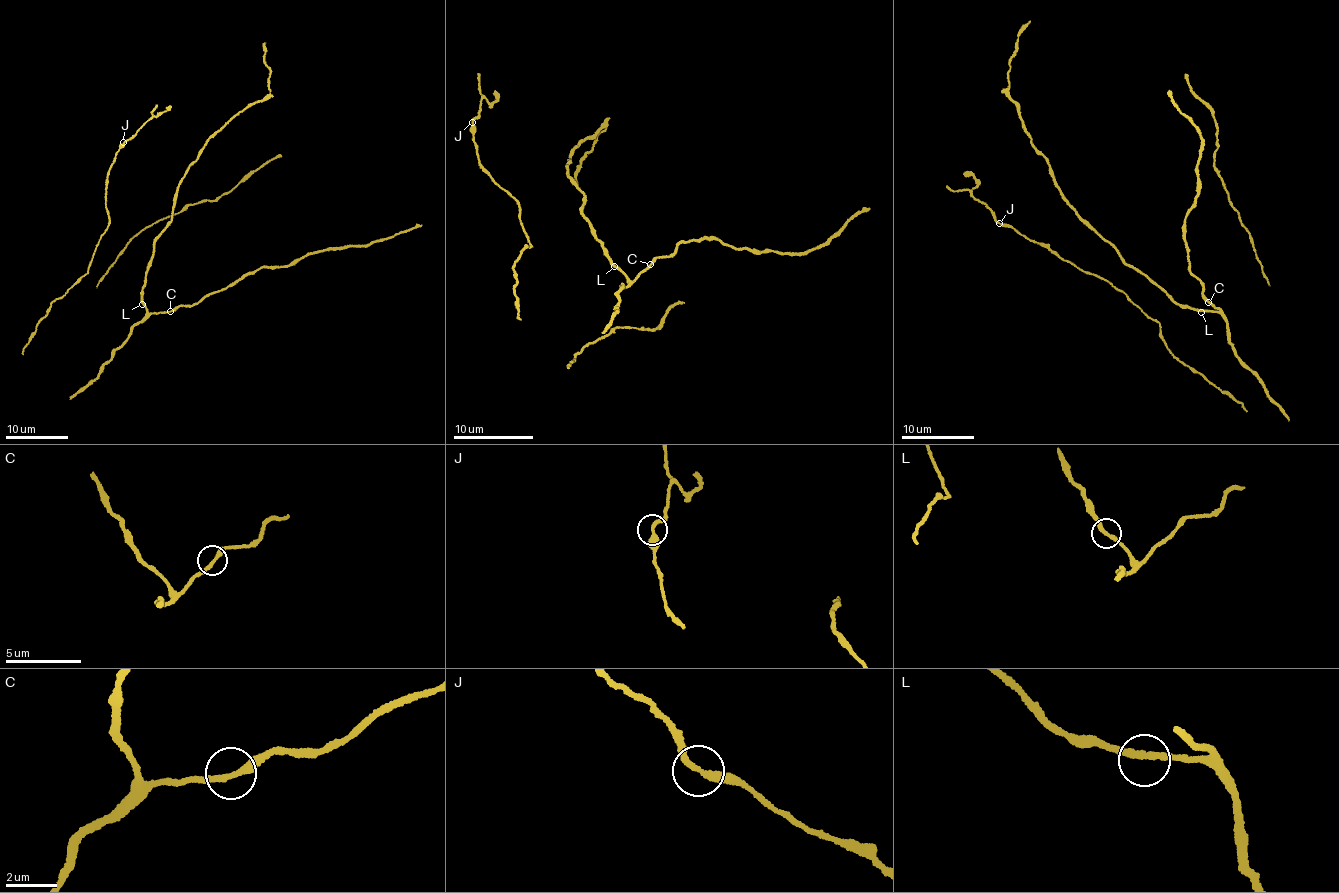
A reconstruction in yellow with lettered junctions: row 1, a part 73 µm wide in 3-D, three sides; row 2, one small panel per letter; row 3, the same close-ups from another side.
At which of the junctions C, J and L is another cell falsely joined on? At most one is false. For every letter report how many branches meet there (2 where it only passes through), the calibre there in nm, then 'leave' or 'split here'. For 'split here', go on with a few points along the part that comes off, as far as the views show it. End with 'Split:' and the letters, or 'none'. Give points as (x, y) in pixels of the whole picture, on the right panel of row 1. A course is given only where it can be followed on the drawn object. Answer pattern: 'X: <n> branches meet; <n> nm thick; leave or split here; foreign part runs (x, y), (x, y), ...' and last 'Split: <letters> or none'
C: 2 branches meet; 240 nm thick; leave
J: 2 branches meet; 240 nm thick; leave
L: 2 branches meet; 260 nm thick; leave
Split: none

